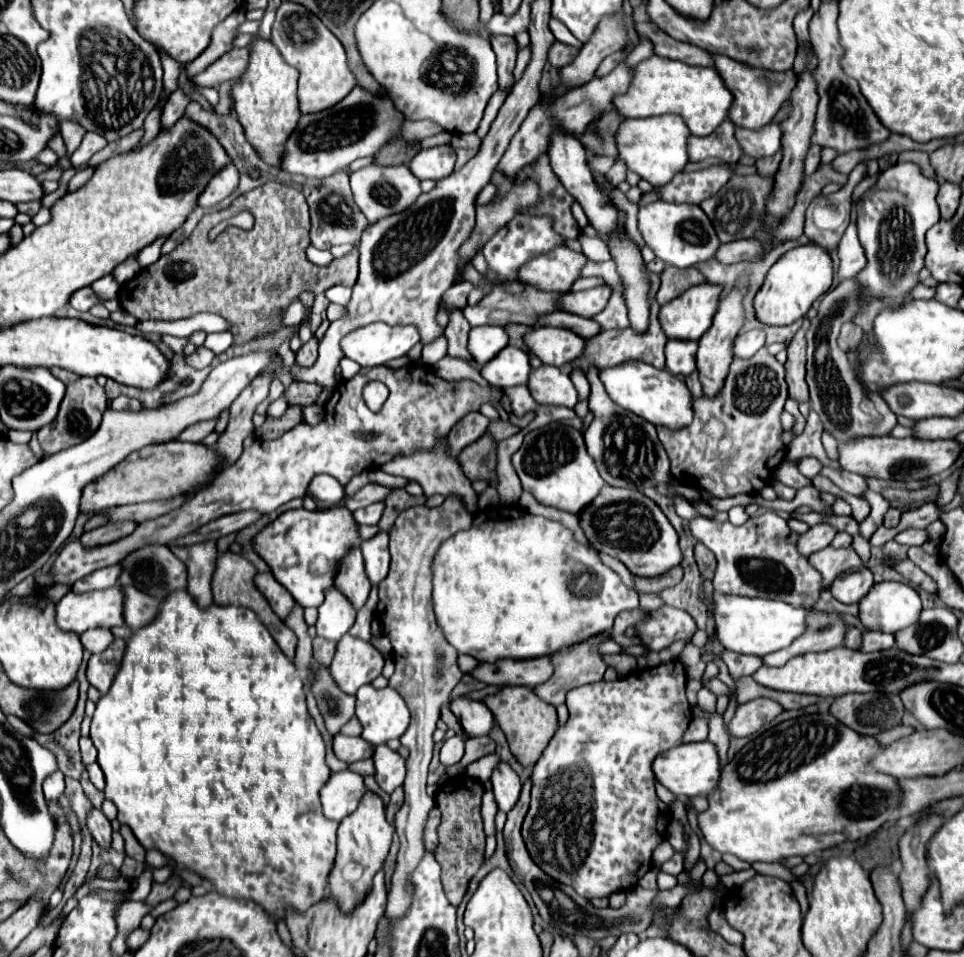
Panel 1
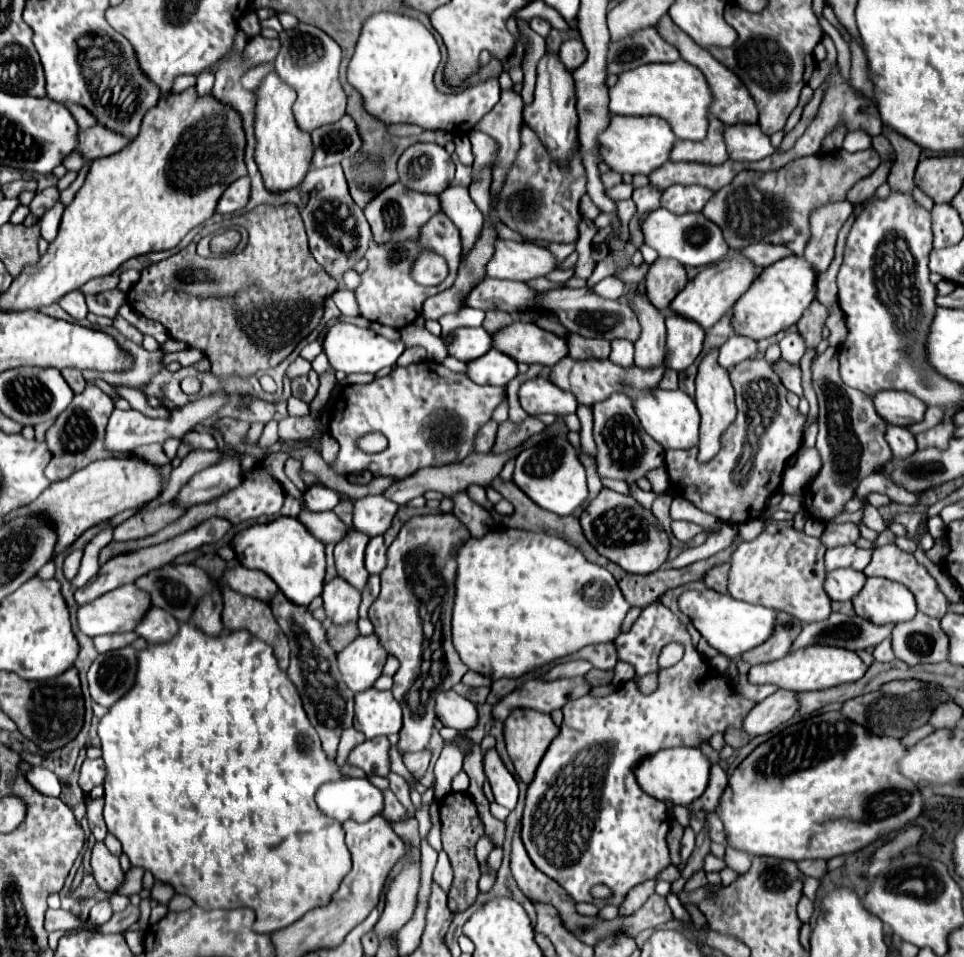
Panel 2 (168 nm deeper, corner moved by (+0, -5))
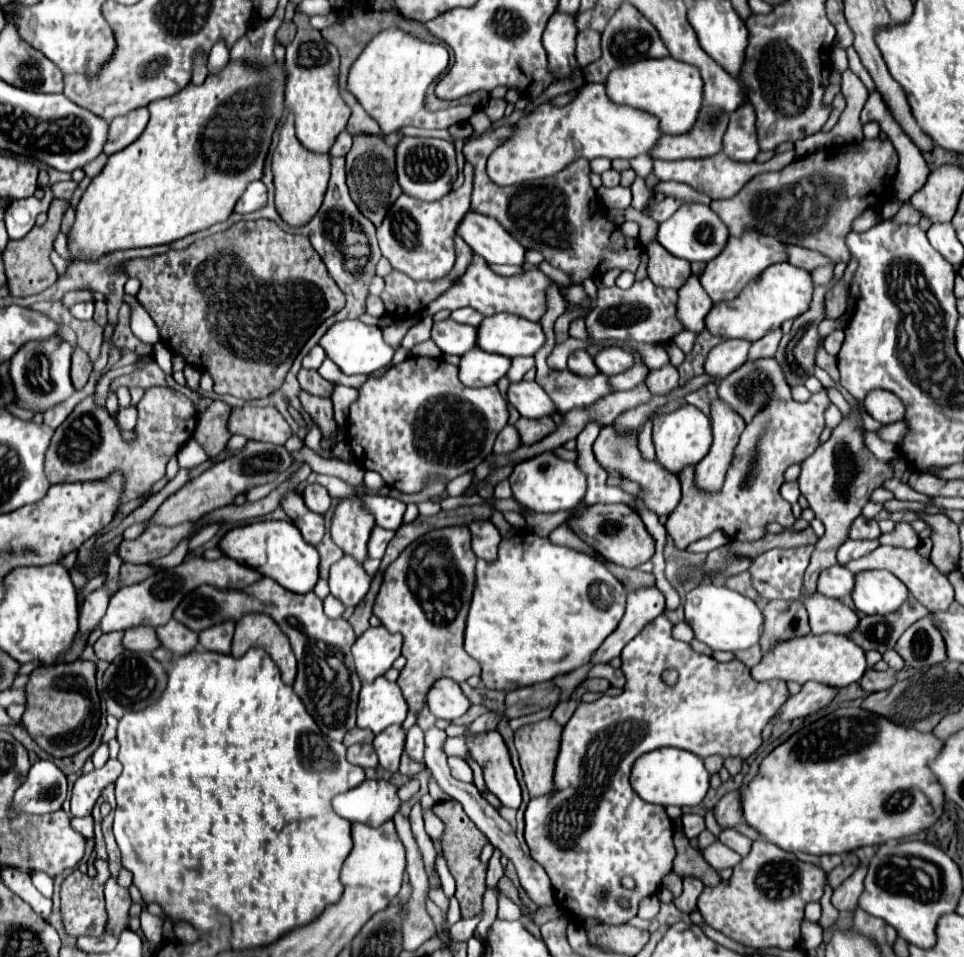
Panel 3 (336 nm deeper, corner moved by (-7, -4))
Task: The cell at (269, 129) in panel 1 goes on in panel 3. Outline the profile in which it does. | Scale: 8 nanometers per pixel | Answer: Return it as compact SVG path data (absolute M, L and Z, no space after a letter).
M291 115L283 123L283 127L279 129L279 147L273 153L271 167L273 167L273 177L275 177L273 183L275 183L277 213L291 227L307 225L315 217L315 213L319 211L319 207L323 203L323 197L325 197L325 191L327 191L329 155L307 153L307 149L303 149L303 145L297 143Z

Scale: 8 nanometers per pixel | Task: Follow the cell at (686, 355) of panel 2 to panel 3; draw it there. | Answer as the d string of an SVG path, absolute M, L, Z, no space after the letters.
M691 275L687 283L679 289L679 301L677 311L679 319L685 325L685 329L693 333L701 333L705 329L703 321L709 309L713 307L713 301L707 297L705 289L699 283L699 275Z

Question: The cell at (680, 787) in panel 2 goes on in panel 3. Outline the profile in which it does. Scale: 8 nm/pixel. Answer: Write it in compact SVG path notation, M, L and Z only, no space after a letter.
M663 747L641 755L631 769L631 787L635 793L655 805L677 805L677 807L693 807L699 805L709 789L709 773L703 767L703 759L695 757L689 751Z

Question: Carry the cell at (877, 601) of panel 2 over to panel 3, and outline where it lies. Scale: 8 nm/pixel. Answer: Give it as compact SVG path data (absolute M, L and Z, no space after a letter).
M863 571L855 575L855 609L865 615L891 613L909 597L907 587L887 571Z

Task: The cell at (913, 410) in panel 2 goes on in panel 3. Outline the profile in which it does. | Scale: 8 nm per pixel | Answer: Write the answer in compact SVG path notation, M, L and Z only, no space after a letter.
M875 389L867 393L867 397L863 399L863 407L875 421L883 425L903 421L903 413L905 413L905 407L899 401L899 397L895 397L885 389Z

